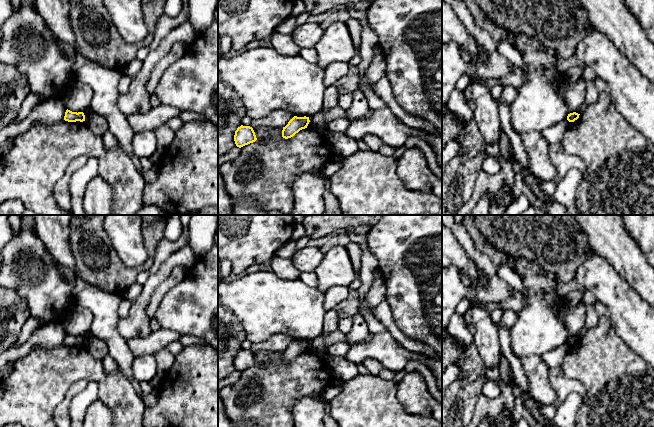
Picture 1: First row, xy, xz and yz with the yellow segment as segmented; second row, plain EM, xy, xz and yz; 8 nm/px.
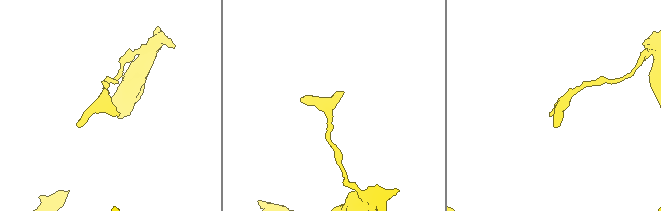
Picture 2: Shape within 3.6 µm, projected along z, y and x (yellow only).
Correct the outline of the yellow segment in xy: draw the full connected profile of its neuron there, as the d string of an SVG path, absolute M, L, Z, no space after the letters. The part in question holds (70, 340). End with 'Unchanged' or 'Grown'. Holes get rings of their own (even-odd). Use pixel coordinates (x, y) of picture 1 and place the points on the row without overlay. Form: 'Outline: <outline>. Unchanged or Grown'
Outline: M66 334L64 344L68 346L76 346L80 345L83 346L85 345L85 339L83 336L72 336L70 334Z. Unchanged

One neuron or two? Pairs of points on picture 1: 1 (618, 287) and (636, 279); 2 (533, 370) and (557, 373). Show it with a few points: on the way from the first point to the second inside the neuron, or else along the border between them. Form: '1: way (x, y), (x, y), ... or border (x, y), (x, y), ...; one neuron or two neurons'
1: border (612, 266), (643, 300); two neurons
2: border (549, 368), (549, 383), (555, 395); two neurons

